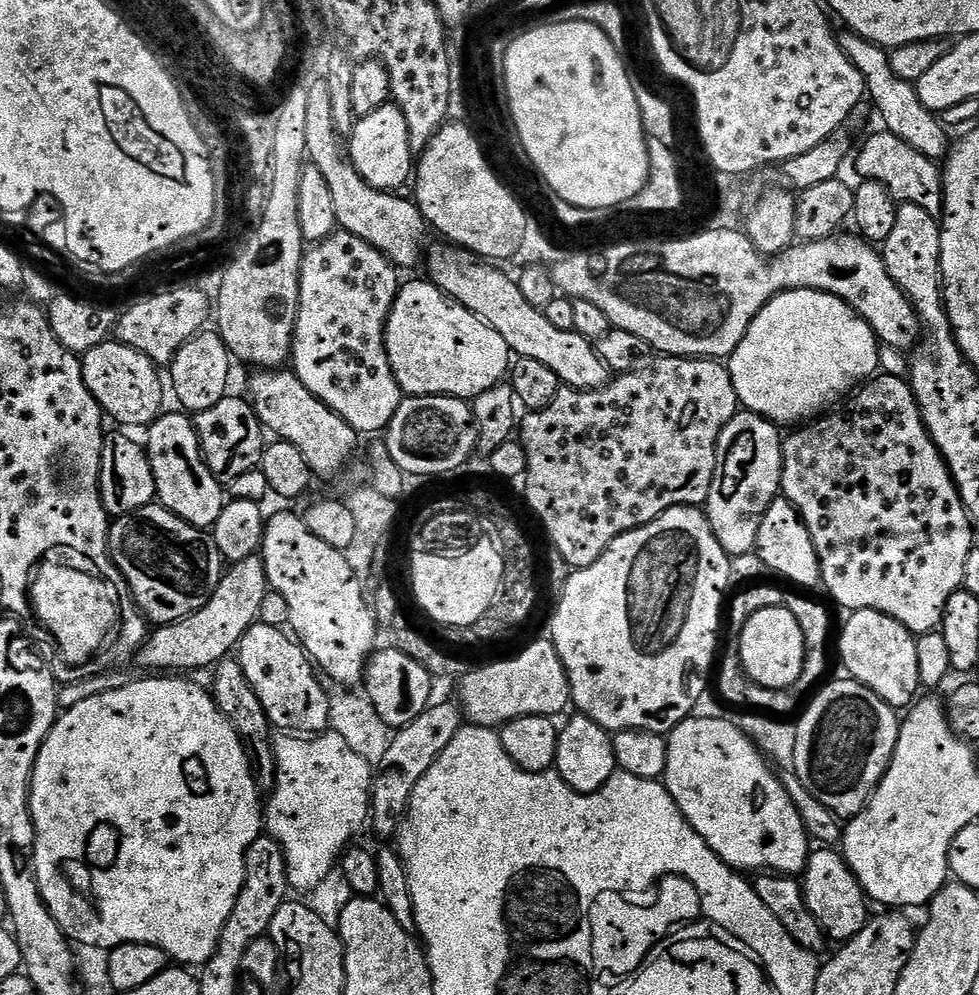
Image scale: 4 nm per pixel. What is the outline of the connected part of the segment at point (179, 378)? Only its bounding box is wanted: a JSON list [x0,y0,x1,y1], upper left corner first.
[170,330,234,414]

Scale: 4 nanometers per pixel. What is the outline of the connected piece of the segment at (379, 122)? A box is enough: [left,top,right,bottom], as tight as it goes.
[346,102,414,192]

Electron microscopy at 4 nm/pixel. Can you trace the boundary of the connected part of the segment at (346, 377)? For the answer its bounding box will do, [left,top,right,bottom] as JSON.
[291,230,402,434]

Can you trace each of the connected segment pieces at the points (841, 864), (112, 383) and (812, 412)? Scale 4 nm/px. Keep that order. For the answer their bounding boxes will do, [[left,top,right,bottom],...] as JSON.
[[802,847,870,942],[80,338,166,429],[726,288,880,426]]

